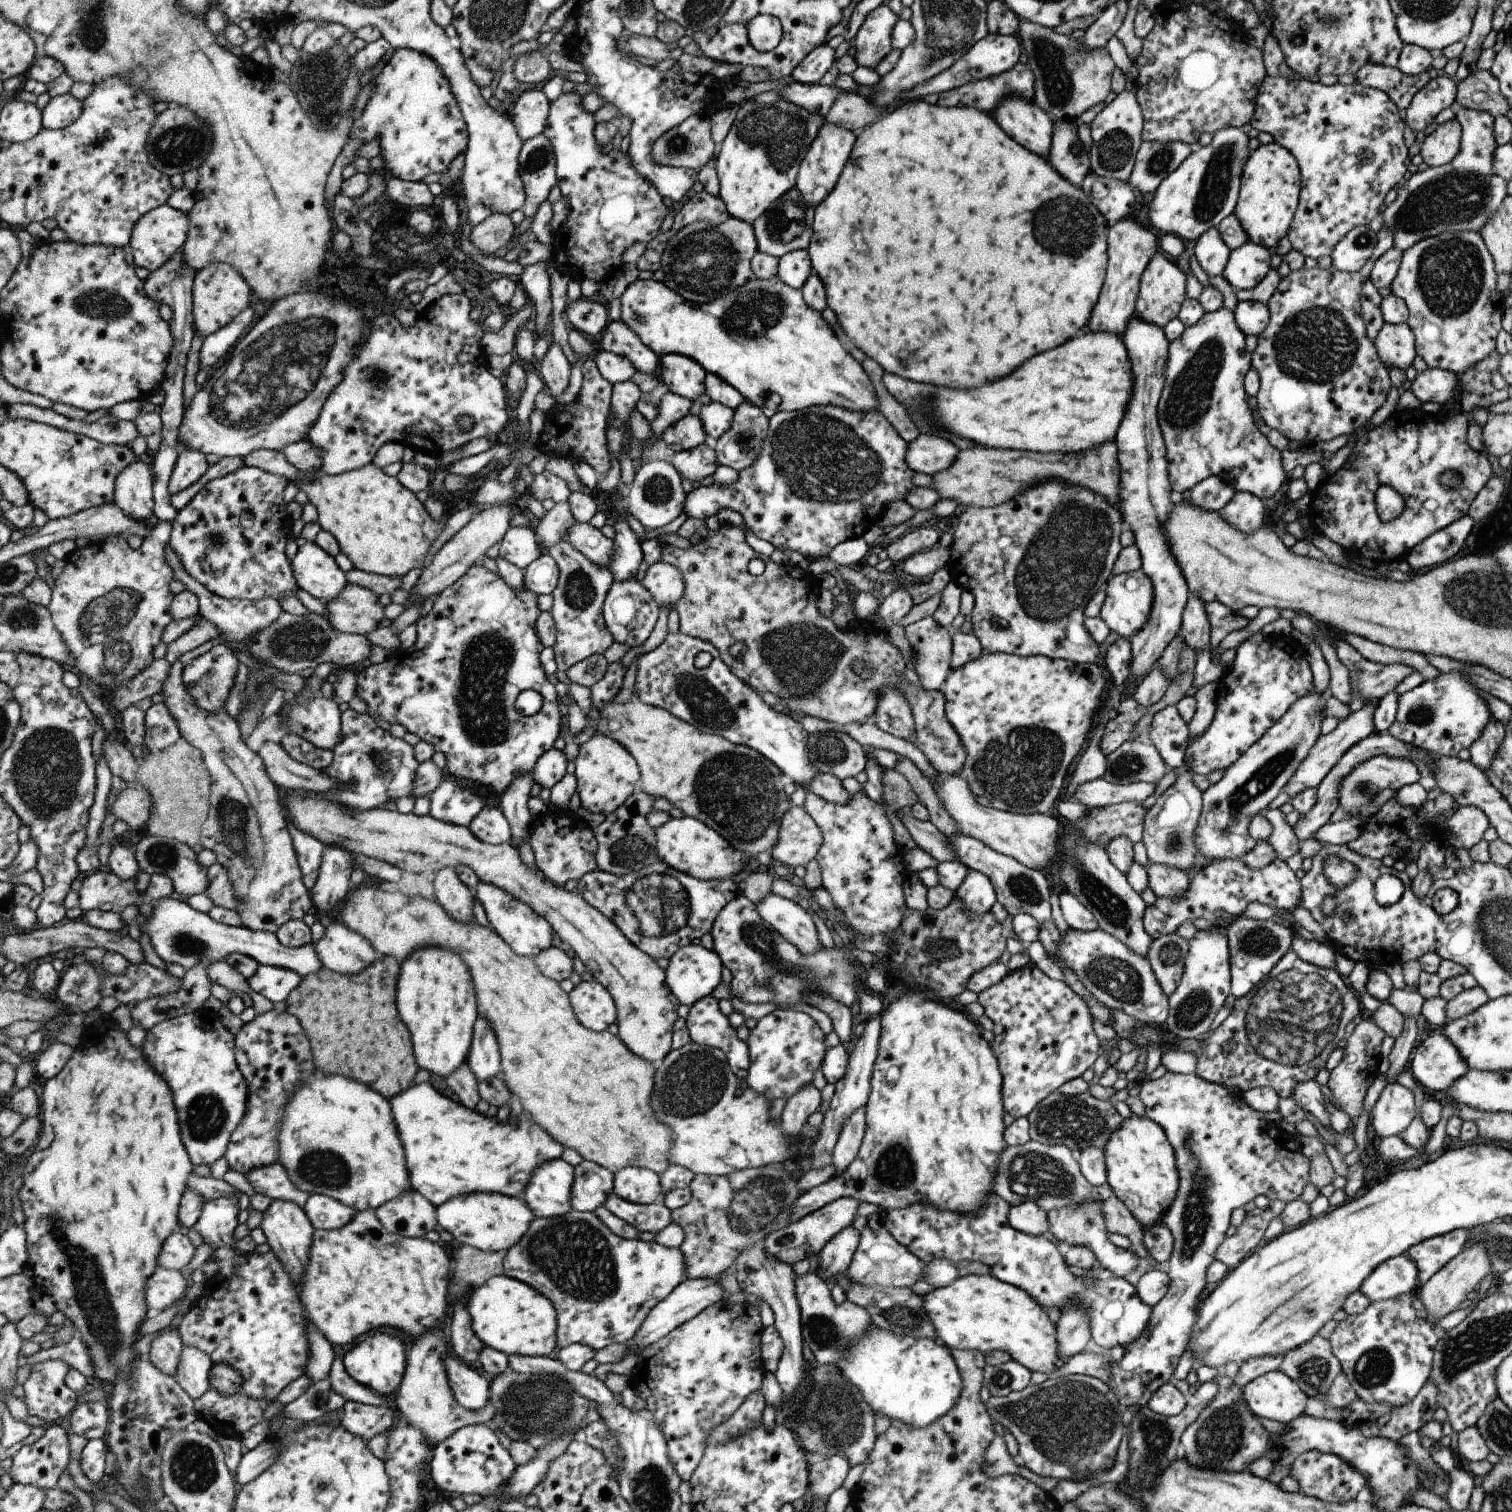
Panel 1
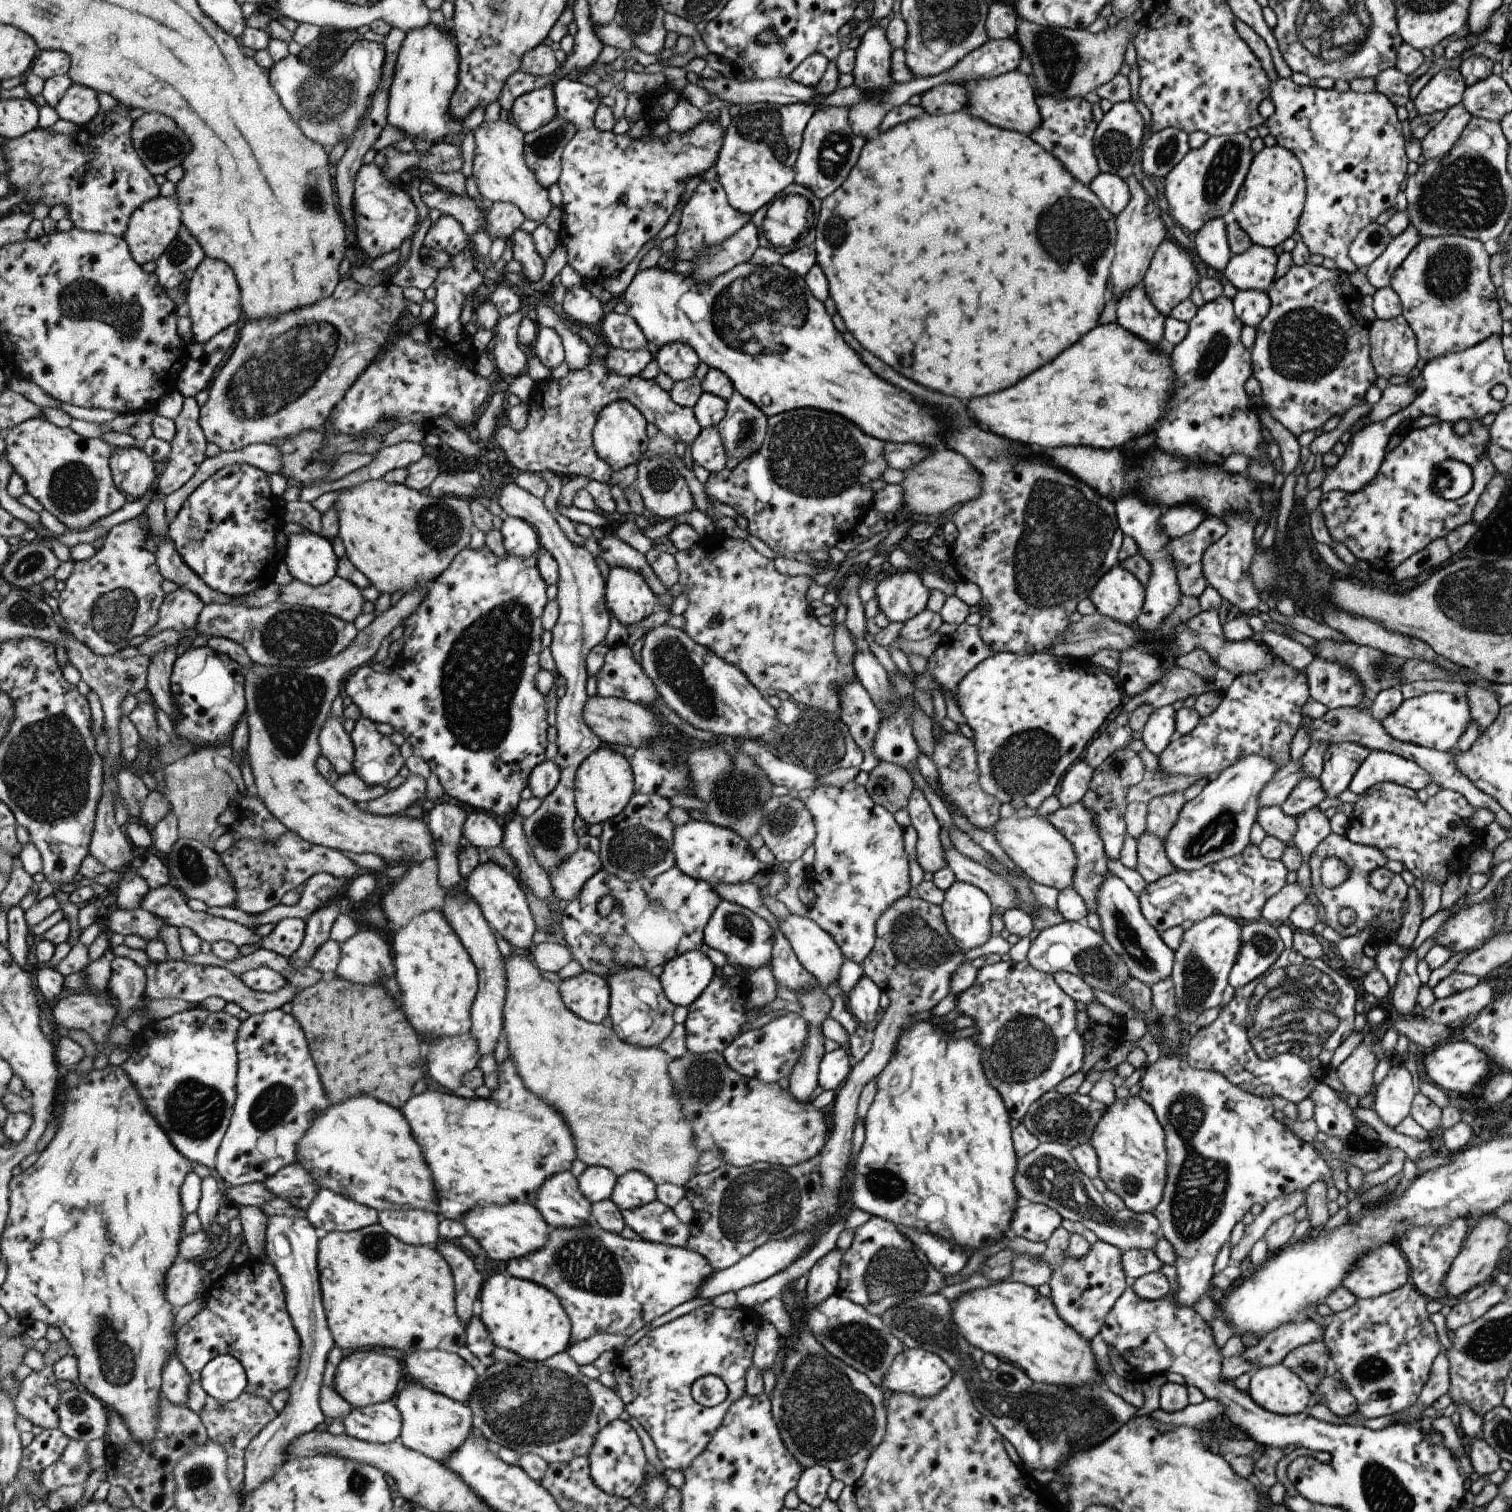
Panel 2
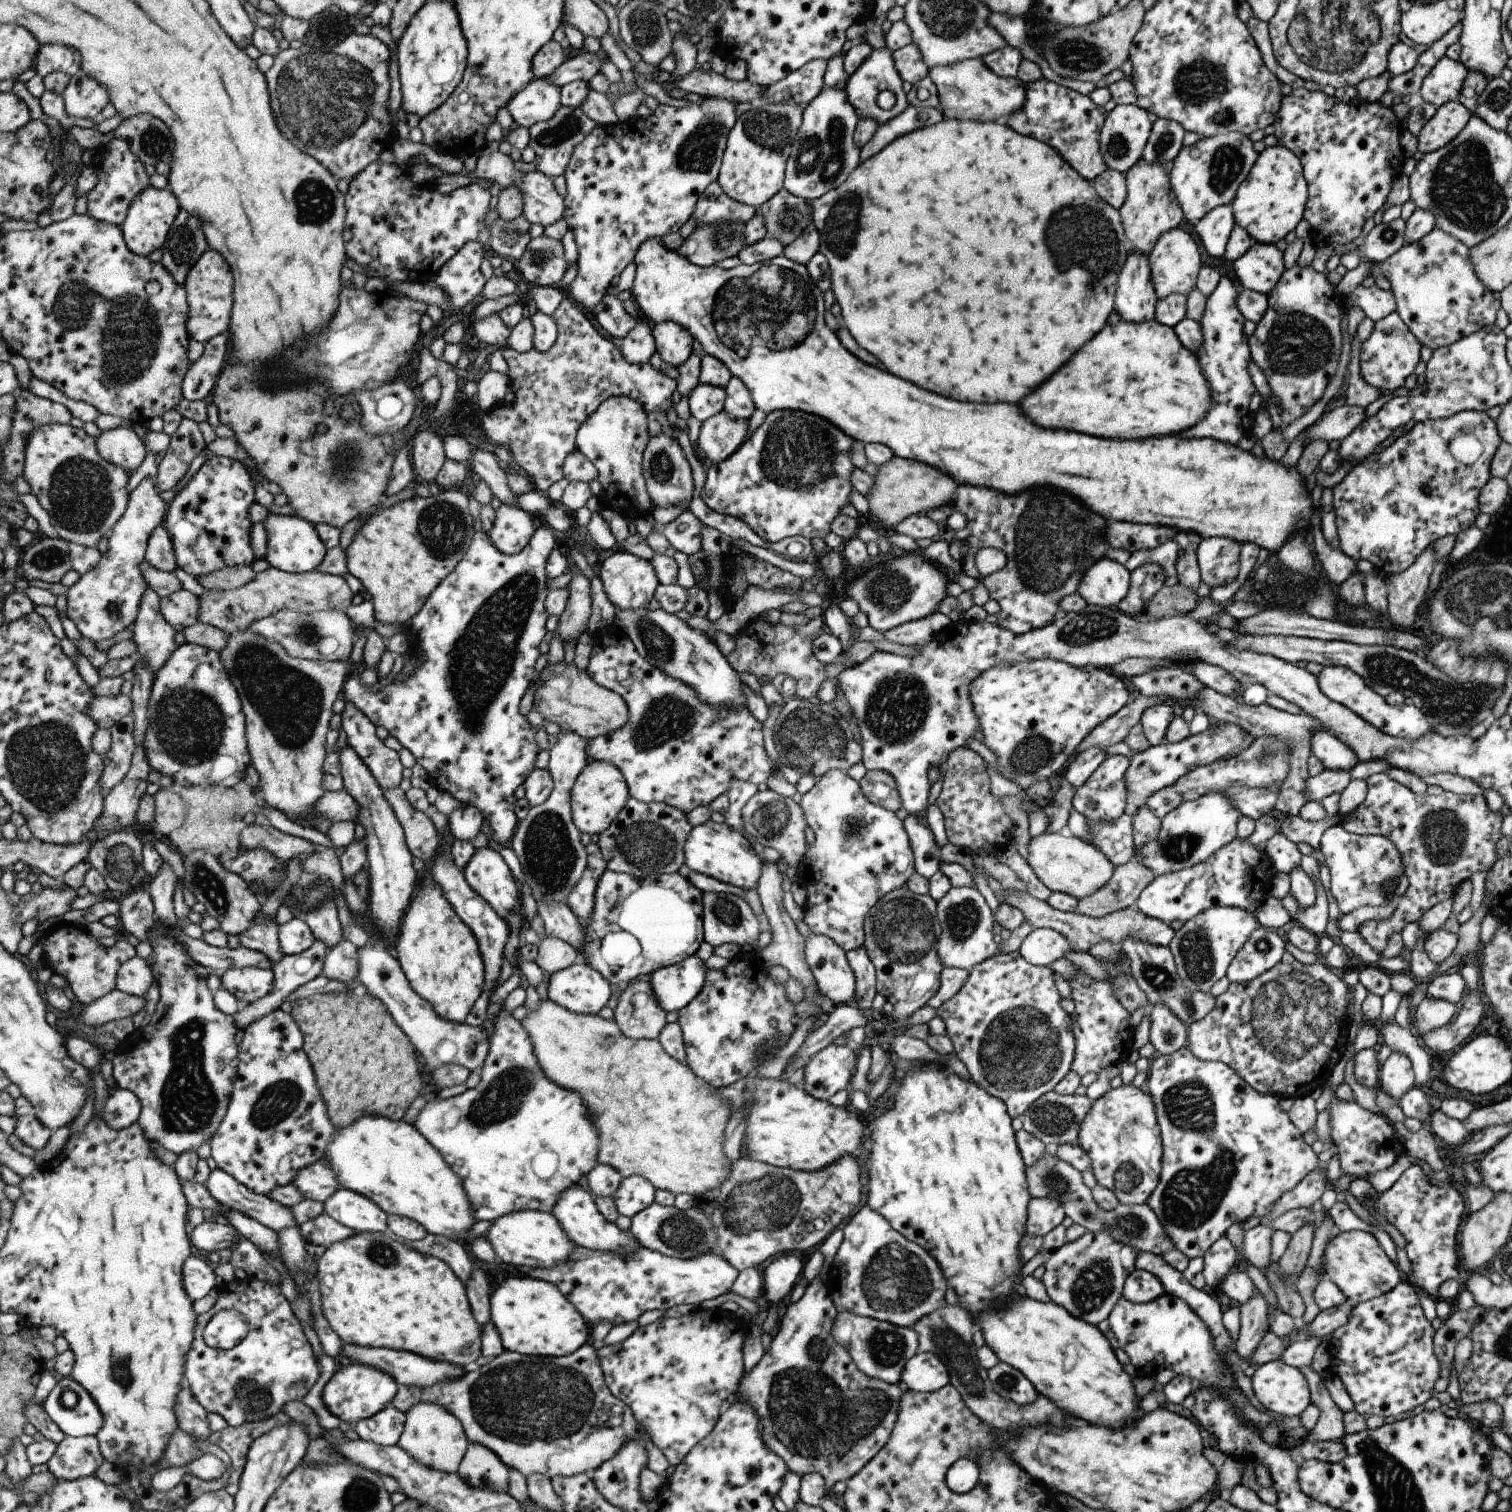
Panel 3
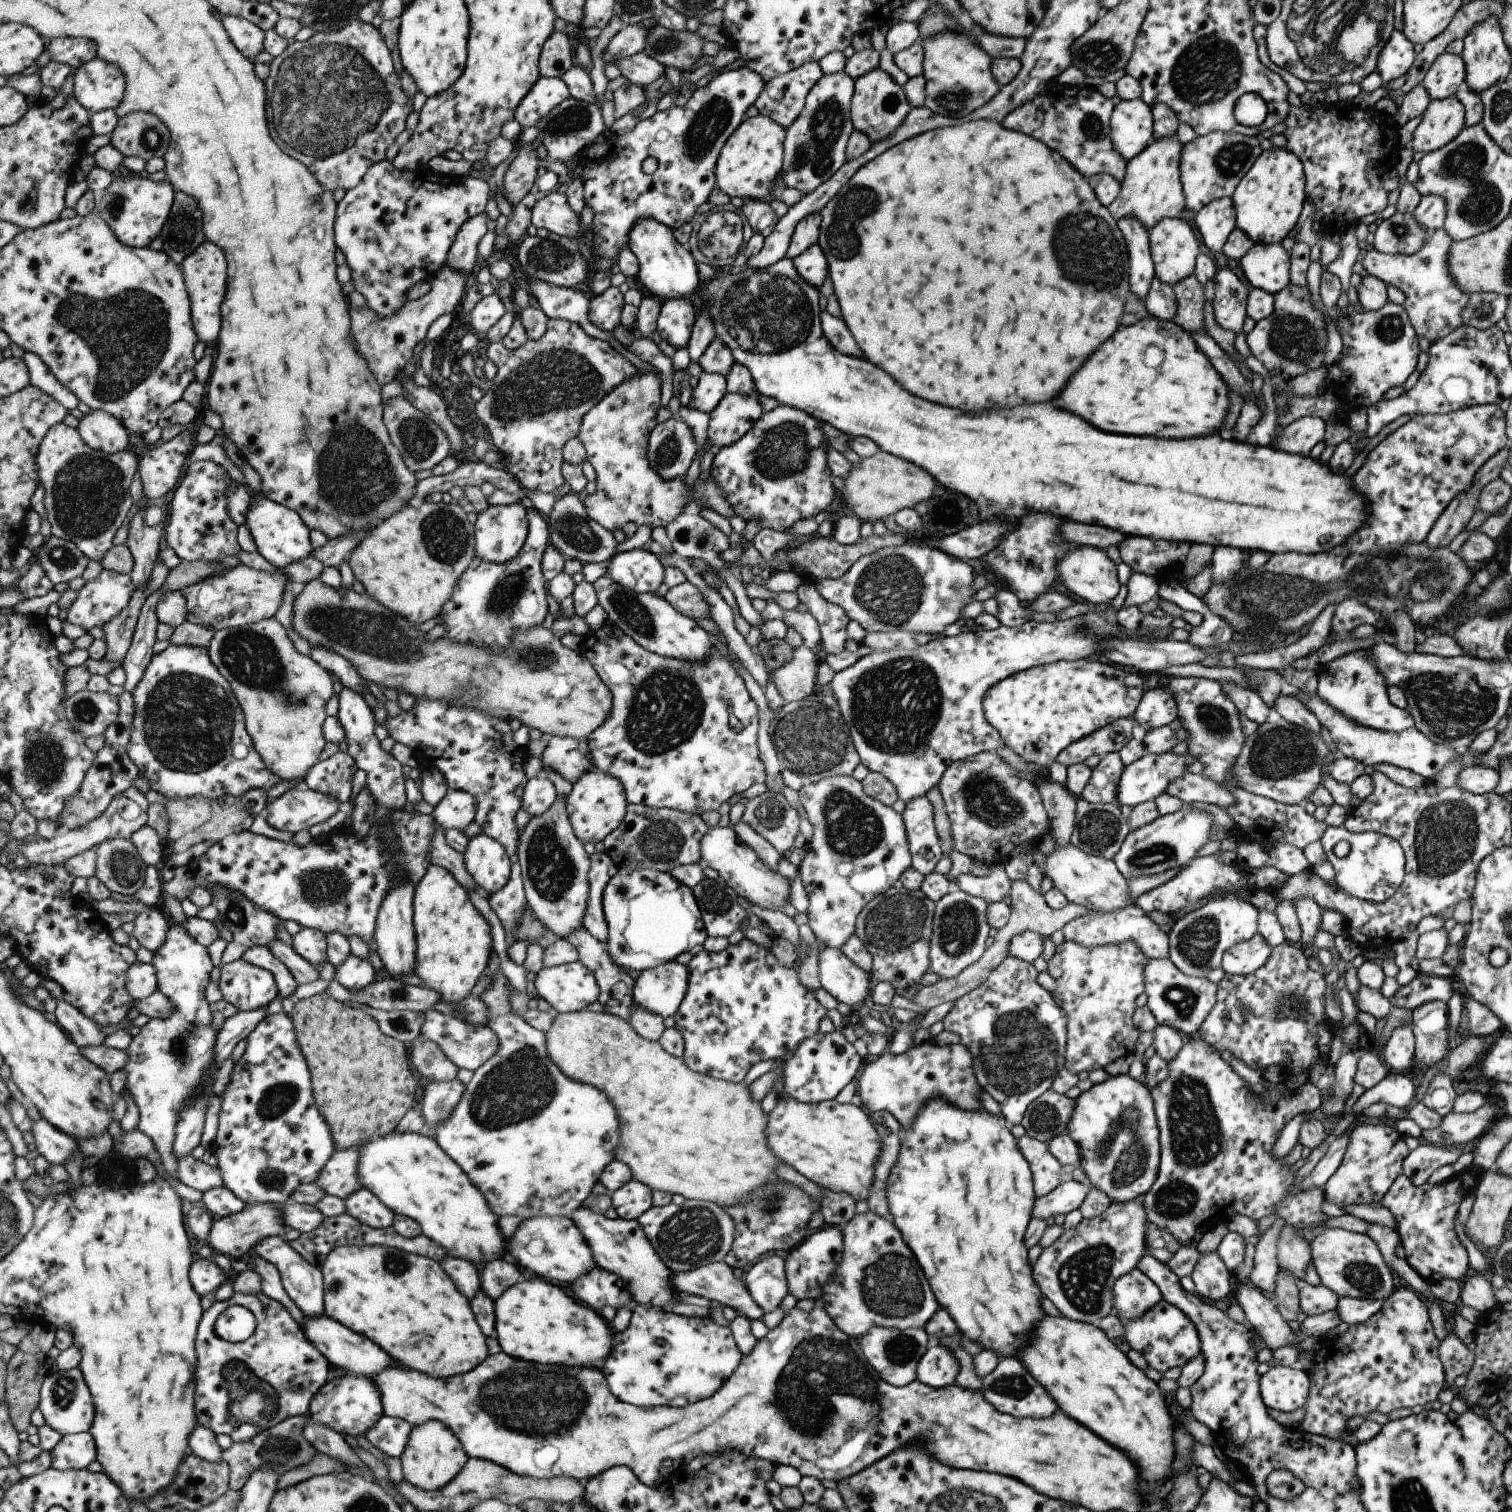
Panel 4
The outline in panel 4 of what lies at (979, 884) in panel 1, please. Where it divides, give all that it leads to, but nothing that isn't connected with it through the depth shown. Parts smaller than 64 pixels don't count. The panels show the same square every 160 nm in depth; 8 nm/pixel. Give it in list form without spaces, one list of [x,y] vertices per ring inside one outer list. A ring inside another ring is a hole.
[[[950,889],[934,903],[932,935],[928,944],[929,973],[941,979],[954,978],[967,966],[977,962],[985,952],[985,940],[989,936],[989,924],[985,919],[988,903],[971,897],[958,889]]]

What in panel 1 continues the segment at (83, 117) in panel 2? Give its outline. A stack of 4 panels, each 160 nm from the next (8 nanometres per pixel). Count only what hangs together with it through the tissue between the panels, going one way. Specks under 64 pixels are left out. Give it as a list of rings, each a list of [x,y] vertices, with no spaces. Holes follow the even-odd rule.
[[[73,94],[51,98],[43,111],[43,126],[49,130],[63,130],[75,123],[84,112],[84,102]]]

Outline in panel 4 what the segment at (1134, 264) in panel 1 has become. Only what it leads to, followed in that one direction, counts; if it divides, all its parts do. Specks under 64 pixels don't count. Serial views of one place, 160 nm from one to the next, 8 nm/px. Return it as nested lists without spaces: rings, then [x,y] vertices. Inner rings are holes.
[[[1163,136],[1152,140],[1137,156],[1125,164],[1125,174],[1120,181],[1120,192],[1116,200],[1107,206],[1107,211],[1115,220],[1135,218],[1145,230],[1151,230],[1163,218],[1185,216],[1184,196],[1179,182],[1179,156],[1182,144],[1173,136]]]

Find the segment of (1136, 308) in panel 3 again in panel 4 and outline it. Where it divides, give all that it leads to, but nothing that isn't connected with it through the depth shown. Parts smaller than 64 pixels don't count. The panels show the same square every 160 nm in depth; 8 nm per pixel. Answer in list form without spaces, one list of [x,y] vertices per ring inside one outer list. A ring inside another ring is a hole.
[[[1119,218],[1116,222],[1128,253],[1129,293],[1135,294],[1144,302],[1155,275],[1148,250],[1148,230],[1145,230],[1135,218]]]

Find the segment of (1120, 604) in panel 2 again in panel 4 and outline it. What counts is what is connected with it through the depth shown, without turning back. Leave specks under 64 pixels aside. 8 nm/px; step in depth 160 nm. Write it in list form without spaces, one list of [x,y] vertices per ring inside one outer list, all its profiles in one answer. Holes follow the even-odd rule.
[[[1079,546],[1069,550],[1057,562],[1057,574],[1059,574],[1059,581],[1069,590],[1069,593],[1093,604],[1111,603],[1120,588],[1116,576],[1116,565],[1107,558],[1105,551],[1091,546]]]

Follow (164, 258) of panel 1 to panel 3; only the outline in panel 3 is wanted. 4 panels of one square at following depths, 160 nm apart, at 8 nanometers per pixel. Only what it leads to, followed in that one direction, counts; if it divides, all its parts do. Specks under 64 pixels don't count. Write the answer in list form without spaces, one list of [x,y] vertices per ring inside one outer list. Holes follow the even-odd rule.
[[[150,186],[140,192],[140,195],[133,199],[127,218],[121,225],[124,229],[125,240],[128,241],[128,247],[139,256],[149,256],[157,248],[161,249],[181,209],[180,200],[169,187],[157,189]]]

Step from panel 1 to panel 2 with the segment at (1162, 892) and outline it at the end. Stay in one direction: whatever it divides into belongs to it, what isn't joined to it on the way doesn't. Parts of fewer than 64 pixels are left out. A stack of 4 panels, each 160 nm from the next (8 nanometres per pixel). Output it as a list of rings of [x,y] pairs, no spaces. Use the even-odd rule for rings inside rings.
[[[1145,829],[1136,838],[1136,865],[1134,870],[1141,875],[1146,884],[1176,871],[1165,856],[1162,840],[1157,835],[1145,831]]]

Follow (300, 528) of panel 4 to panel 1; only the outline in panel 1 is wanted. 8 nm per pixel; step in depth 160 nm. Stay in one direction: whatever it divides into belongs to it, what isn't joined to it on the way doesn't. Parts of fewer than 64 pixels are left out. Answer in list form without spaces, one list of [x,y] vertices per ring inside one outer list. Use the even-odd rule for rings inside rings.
[[[301,537],[296,541],[298,553],[293,559],[293,571],[299,587],[321,602],[328,603],[331,600],[337,600],[345,590],[345,586],[349,586],[349,578],[337,565],[336,558],[325,552],[315,541],[307,542]]]

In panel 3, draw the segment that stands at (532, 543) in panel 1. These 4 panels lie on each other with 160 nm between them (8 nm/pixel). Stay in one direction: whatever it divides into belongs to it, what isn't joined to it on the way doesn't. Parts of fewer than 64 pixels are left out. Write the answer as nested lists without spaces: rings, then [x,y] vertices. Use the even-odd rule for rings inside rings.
[[[502,503],[496,510],[494,527],[487,534],[502,553],[516,555],[528,546],[538,524],[532,513]]]

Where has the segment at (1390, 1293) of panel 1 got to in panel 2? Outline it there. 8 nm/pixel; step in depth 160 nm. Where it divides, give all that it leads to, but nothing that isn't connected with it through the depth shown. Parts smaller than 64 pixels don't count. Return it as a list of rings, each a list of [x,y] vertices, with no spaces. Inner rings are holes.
[[[1395,1243],[1364,1252],[1342,1276],[1343,1285],[1356,1299],[1370,1299],[1409,1282],[1408,1266]]]

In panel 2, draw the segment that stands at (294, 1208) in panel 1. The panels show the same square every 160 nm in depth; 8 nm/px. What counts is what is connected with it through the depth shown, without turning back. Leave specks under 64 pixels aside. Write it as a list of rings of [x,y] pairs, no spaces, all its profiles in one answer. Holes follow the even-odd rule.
[[[272,1215],[267,1220],[266,1254],[280,1272],[288,1296],[288,1311],[296,1325],[303,1344],[299,1374],[292,1384],[290,1401],[285,1410],[278,1413],[245,1448],[246,1479],[244,1488],[246,1498],[257,1491],[266,1481],[273,1479],[288,1460],[288,1451],[296,1439],[315,1431],[325,1422],[323,1410],[319,1406],[319,1394],[324,1385],[328,1356],[336,1345],[332,1329],[329,1328],[328,1313],[324,1307],[320,1283],[320,1239],[322,1234],[308,1218],[287,1215]]]

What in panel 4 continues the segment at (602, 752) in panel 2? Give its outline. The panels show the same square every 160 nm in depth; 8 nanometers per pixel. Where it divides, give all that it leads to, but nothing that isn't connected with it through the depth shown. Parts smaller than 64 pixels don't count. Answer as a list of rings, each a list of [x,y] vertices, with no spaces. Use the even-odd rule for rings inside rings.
[[[597,768],[585,772],[585,775],[573,784],[568,802],[568,812],[574,832],[584,844],[605,841],[605,836],[617,828],[624,819],[626,807],[628,803],[624,786],[616,777],[609,776]]]

